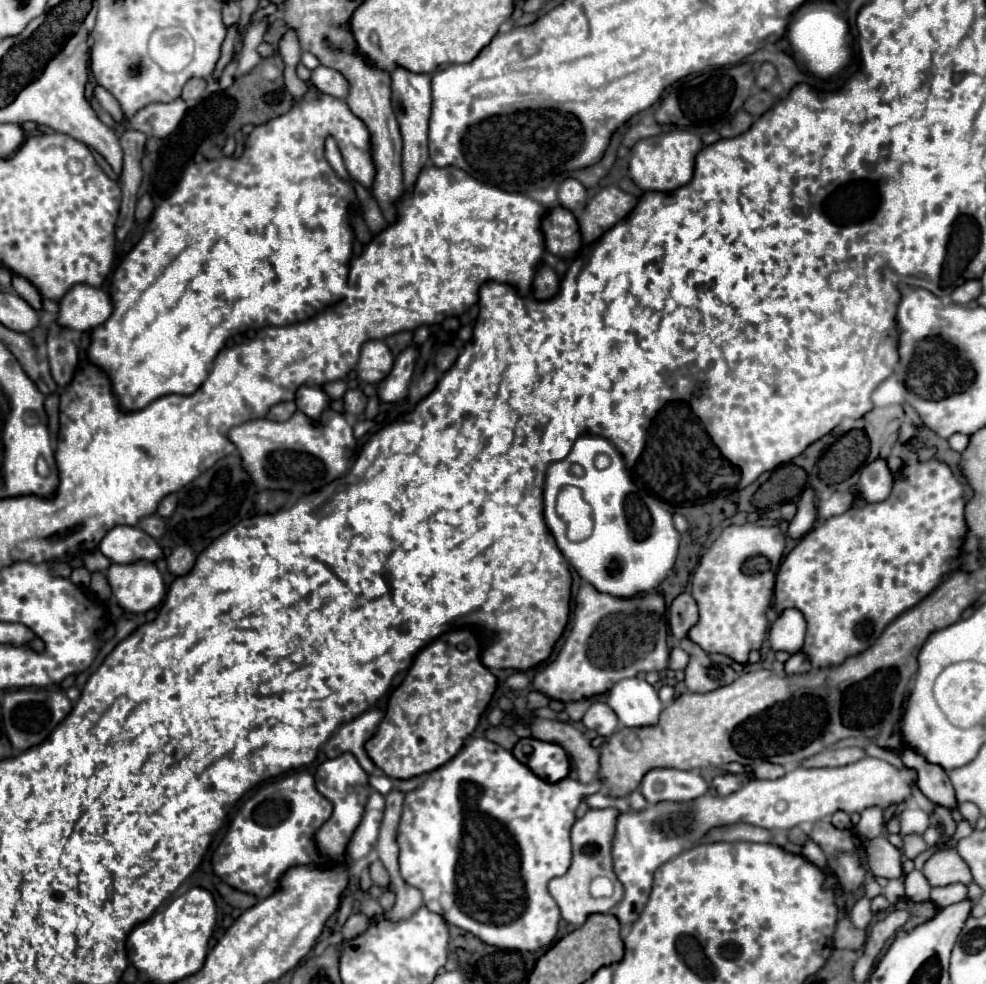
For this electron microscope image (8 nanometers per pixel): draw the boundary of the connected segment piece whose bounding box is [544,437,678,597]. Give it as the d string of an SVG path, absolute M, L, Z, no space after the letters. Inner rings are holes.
M580 437L576 439L568 459L552 463L546 471L544 483L544 519L550 533L556 539L558 549L566 561L576 569L576 573L596 587L600 593L614 597L634 597L658 589L676 563L676 529L672 515L662 509L660 501L638 489L626 473L624 459L604 437ZM608 455L610 465L606 469L596 467L596 457ZM578 463L584 467L584 475L572 475L572 465ZM562 487L580 487L584 501L592 505L594 511L594 529L592 535L584 541L570 541L566 537L566 525L556 515L554 503Z

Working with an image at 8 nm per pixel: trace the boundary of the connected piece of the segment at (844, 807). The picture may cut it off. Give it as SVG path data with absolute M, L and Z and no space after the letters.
M866 757L844 767L804 769L796 767L776 781L762 781L750 777L738 791L730 795L704 793L692 801L658 801L648 803L642 811L624 811L616 817L616 833L612 841L614 873L624 887L624 897L616 905L614 915L620 925L630 925L642 913L656 867L678 857L680 853L700 845L700 841L712 831L736 823L748 823L764 829L788 831L800 823L810 823L834 811L862 811L870 805L888 807L910 797L910 785L916 781L916 773L910 769L896 769L894 765Z

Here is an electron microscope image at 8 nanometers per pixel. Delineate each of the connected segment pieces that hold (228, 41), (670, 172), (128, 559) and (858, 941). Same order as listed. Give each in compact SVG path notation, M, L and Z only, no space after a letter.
M236 25L228 29L228 35L226 35L226 39L222 43L222 53L220 53L220 59L218 59L218 63L214 67L214 73L212 73L212 79L214 81L220 79L222 69L232 61L232 55L234 55L234 39L236 39Z
M682 129L640 139L630 151L632 153L628 163L630 177L642 191L674 191L676 187L682 187L684 183L688 183L688 179L692 179L694 157L700 149L702 149L700 135Z
M114 527L100 541L100 553L112 563L134 563L136 559L160 559L162 549L138 527Z
M842 917L836 925L836 933L834 933L834 947L836 949L858 949L864 943L866 931L856 931L856 927L852 927L848 917Z

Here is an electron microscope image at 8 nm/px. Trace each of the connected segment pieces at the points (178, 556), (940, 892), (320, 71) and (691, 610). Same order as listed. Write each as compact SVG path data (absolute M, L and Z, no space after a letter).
M180 545L180 547L176 547L176 549L172 551L172 555L170 555L170 559L168 559L168 569L170 569L174 575L184 575L184 573L188 573L188 571L192 569L194 561L196 561L194 549L188 547L188 545Z
M956 883L956 885L952 885L952 887L936 887L936 889L932 889L932 893L930 893L930 899L938 905L938 907L948 907L948 905L952 905L952 903L958 903L958 901L962 901L964 899L964 891L966 891L966 885L962 885L962 883Z
M320 65L318 69L312 71L312 85L320 91L320 93L326 93L326 95L332 95L336 99L346 99L348 97L348 91L350 91L350 83L348 79L336 71L336 69L330 69L330 67L324 67Z
M680 593L670 609L668 609L668 619L670 619L670 631L676 639L684 639L690 631L690 627L698 619L698 607L696 601L690 593Z

